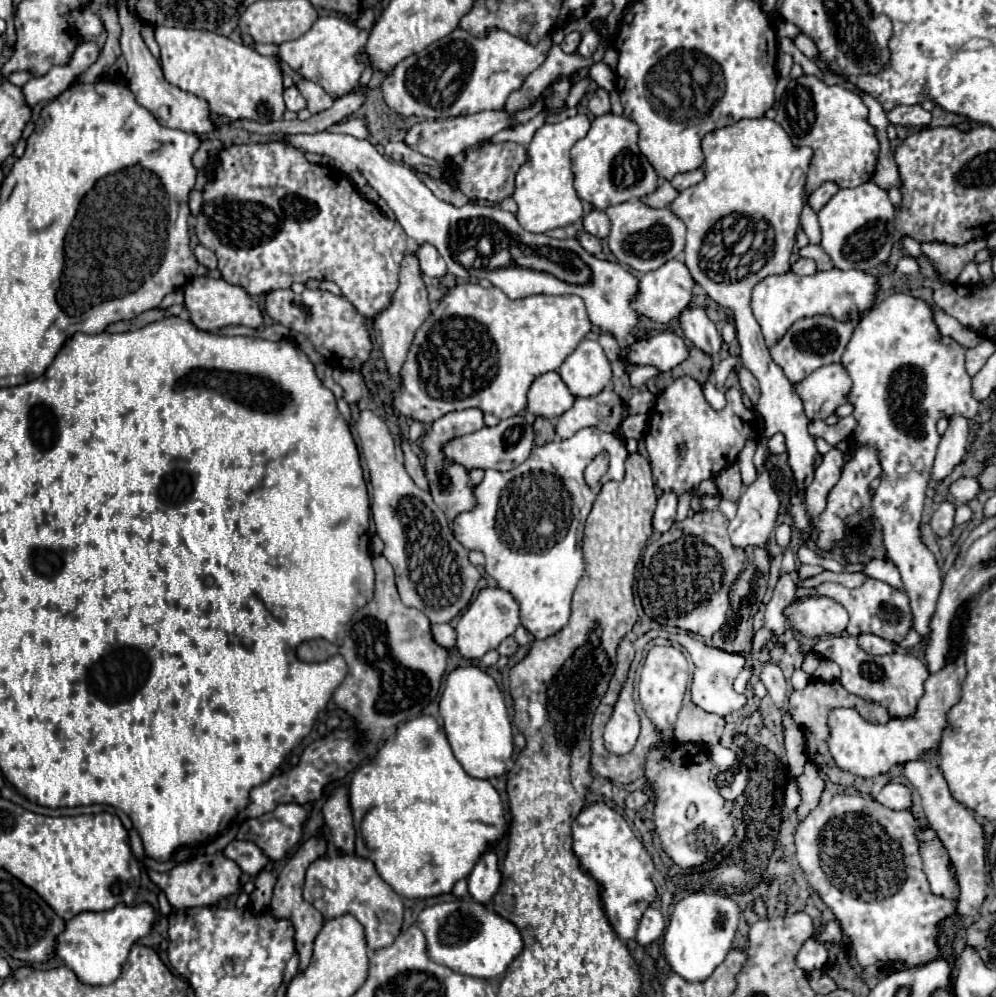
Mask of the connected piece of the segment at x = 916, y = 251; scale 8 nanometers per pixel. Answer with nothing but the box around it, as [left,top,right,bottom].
[903,238,923,260]

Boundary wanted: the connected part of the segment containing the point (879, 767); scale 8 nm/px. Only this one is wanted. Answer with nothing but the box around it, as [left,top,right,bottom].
[829,656,965,778]

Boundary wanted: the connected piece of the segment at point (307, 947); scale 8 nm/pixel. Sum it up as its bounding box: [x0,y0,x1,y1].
[271,838,327,970]

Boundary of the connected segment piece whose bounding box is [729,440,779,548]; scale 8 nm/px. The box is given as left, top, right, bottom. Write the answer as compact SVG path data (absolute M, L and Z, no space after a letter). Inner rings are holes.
M759 440L759 448L755 452L755 466L757 466L757 486L749 486L747 492L739 500L737 516L729 522L729 538L735 548L747 548L747 546L765 546L769 540L769 534L775 530L777 514L779 514L779 498L773 488L769 486L769 474L765 470L765 458L767 458L767 440Z

